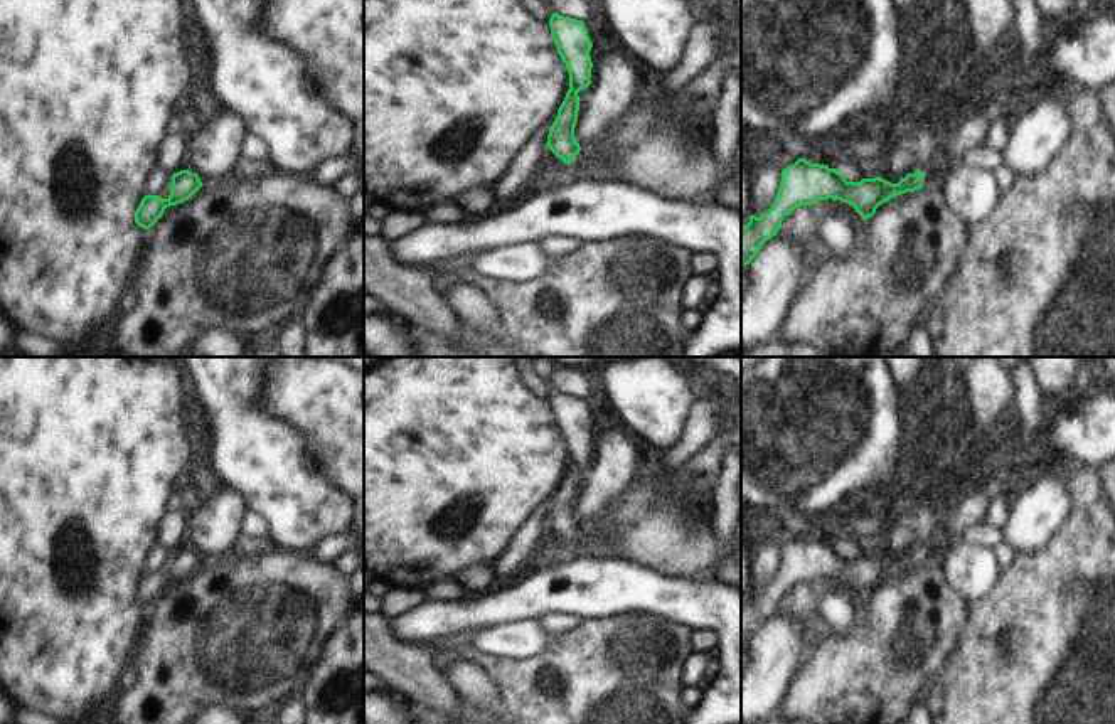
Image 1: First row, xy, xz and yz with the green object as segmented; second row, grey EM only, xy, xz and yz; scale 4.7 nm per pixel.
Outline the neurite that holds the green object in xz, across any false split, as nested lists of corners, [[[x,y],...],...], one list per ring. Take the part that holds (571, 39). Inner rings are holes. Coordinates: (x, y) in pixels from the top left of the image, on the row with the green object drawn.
[[[552,13],[549,27],[556,49],[569,72],[569,89],[549,130],[547,146],[566,165],[573,165],[574,168],[595,167],[601,172],[605,170],[605,162],[586,157],[574,138],[579,111],[578,93],[591,84],[593,62],[590,51],[593,44],[583,20]]]

